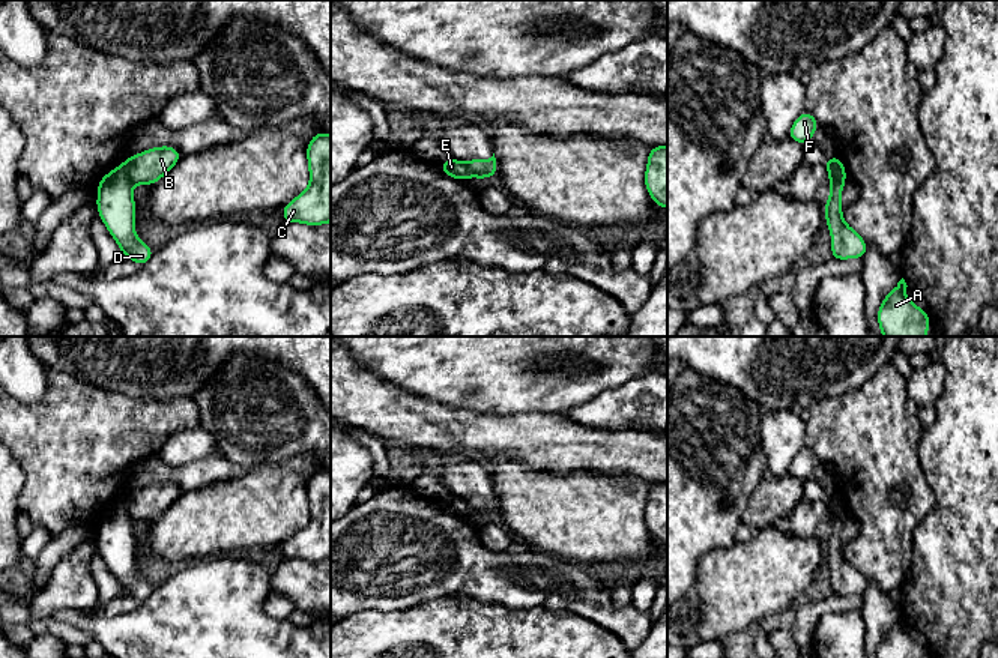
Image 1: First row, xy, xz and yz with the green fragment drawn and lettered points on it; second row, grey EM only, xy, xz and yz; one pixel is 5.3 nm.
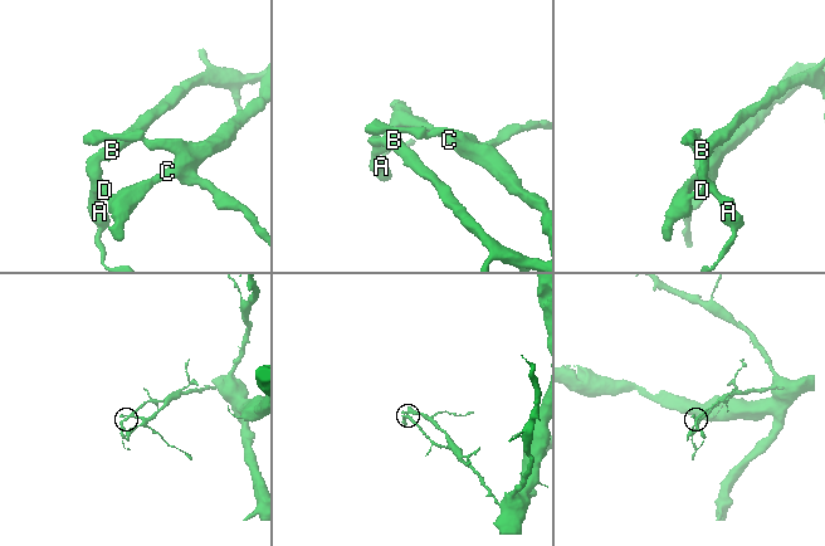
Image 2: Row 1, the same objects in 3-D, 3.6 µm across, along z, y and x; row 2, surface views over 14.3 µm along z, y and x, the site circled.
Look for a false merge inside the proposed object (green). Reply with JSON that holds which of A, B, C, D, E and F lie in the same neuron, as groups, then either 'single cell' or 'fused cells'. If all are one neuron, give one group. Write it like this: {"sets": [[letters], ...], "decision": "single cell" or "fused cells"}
{"sets": [["A", "C", "D", "E", "F"], ["B"]], "decision": "fused cells"}

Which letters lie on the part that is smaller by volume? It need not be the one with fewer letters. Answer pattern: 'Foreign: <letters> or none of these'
Foreign: B

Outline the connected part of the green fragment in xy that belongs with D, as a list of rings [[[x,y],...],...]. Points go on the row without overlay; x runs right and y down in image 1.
[[[125,500],[116,503],[99,517],[96,545],[123,593],[134,596],[140,604],[144,602],[155,587],[135,571],[137,541]]]

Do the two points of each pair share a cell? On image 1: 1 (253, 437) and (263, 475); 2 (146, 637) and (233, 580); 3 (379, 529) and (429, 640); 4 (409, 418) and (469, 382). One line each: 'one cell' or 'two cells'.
1: two cells
2: one cell
3: two cells
4: two cells

